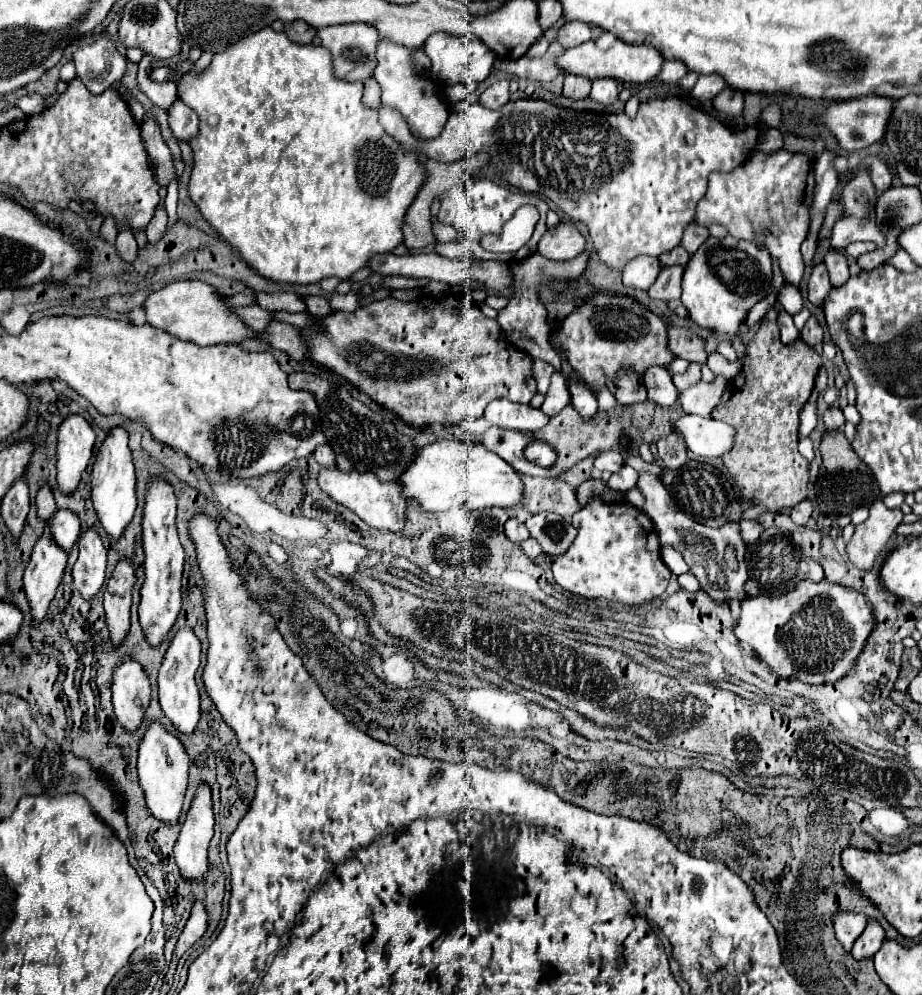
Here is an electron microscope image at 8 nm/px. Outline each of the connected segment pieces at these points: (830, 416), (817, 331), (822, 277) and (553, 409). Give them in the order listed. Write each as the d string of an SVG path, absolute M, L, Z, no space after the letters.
M830 407L830 409L824 413L824 423L826 423L826 429L828 429L828 431L836 431L836 429L842 429L842 427L844 427L846 419L844 419L844 415L842 415L840 409Z
M810 317L802 329L802 341L808 343L810 347L816 347L822 343L822 327L816 317Z
M820 263L812 269L810 281L808 281L808 299L810 299L810 303L816 305L816 307L822 307L824 299L828 297L828 291L832 291L832 283L828 279L828 271L826 271L824 263Z
M556 371L552 375L552 383L548 387L546 401L542 405L544 415L548 415L548 417L558 415L566 405L570 405L570 399L572 399L572 395L568 395L568 383L566 383L564 375L560 371Z

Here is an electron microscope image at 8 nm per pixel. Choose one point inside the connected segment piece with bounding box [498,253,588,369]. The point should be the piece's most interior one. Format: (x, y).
(523, 320)

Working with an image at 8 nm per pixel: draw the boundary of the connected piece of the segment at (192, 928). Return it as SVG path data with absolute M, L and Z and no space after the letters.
M196 901L192 905L192 911L190 911L190 917L188 917L188 923L176 943L176 949L174 949L174 957L172 957L172 969L178 965L180 957L206 933L206 907L204 907L204 901Z

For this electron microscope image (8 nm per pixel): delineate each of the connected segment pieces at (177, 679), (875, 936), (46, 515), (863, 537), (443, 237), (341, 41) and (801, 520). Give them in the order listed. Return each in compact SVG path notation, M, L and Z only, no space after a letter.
M182 627L170 641L170 647L158 671L160 707L180 733L192 733L200 719L200 695L198 695L196 681L194 681L198 667L200 667L200 641L190 627Z
M868 921L864 933L856 939L854 947L852 947L852 955L856 959L868 959L874 957L874 953L880 949L884 941L884 929L878 921Z
M44 485L38 495L36 495L36 505L38 505L38 517L42 521L48 521L54 511L56 511L56 501L54 501L54 495L52 495L52 489L48 485Z
M882 501L872 503L870 517L856 527L856 533L848 543L848 557L852 565L860 571L870 571L900 523L900 509L888 509Z
M434 223L434 225L432 225L432 231L434 231L434 235L436 235L436 239L438 239L440 243L450 243L450 241L458 241L458 239L460 239L460 233L458 233L454 227L450 227L450 225Z
M346 23L336 27L322 27L318 31L318 37L322 41L322 47L326 47L332 53L332 65L336 77L344 81L364 81L372 77L372 71L376 67L376 43L378 43L378 31L374 27L368 27L368 23Z
M808 499L800 501L800 503L792 509L790 517L792 517L792 521L794 521L796 525L806 525L806 523L810 521L810 517L812 517L812 503L810 503Z

